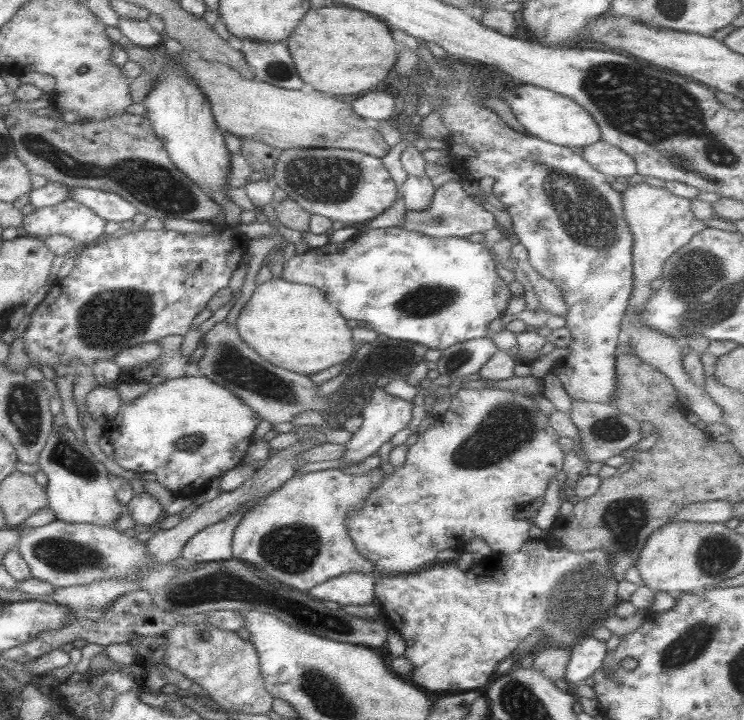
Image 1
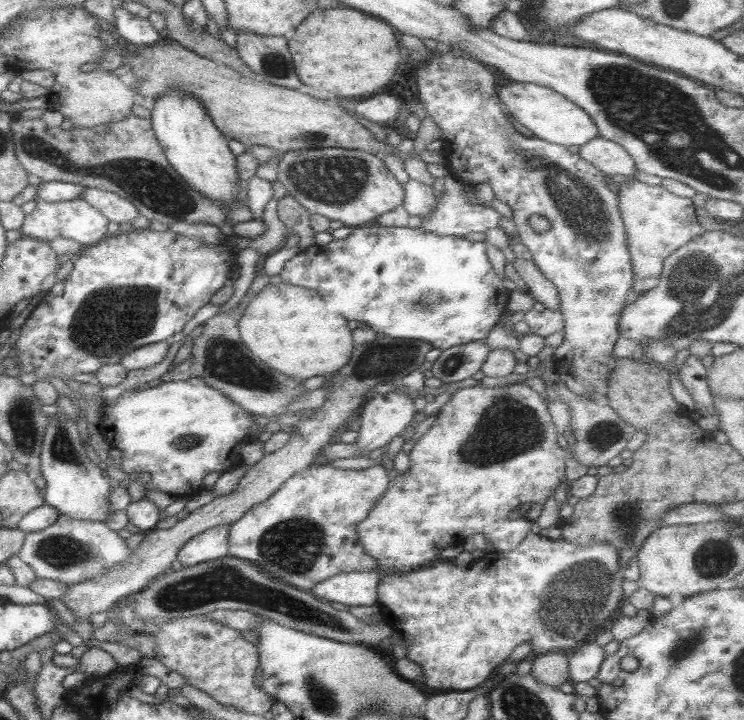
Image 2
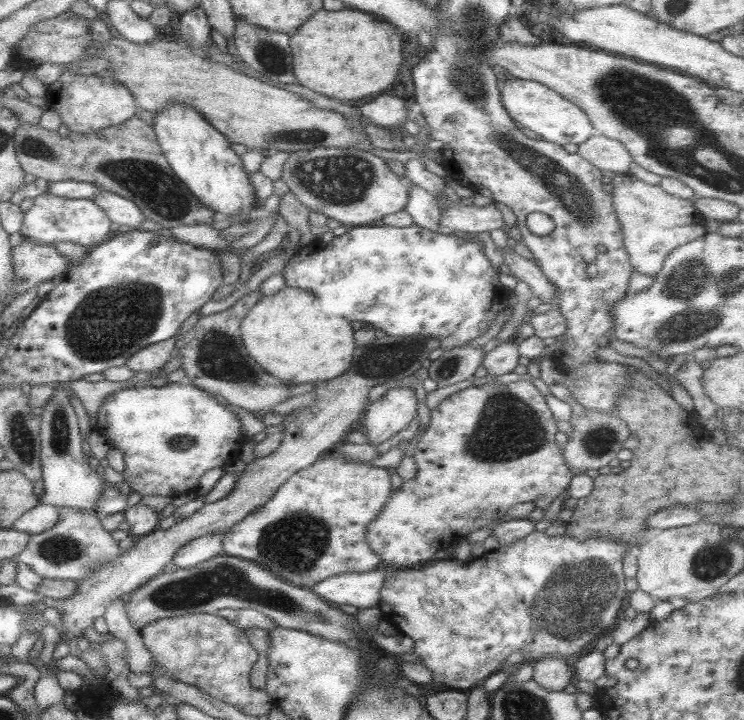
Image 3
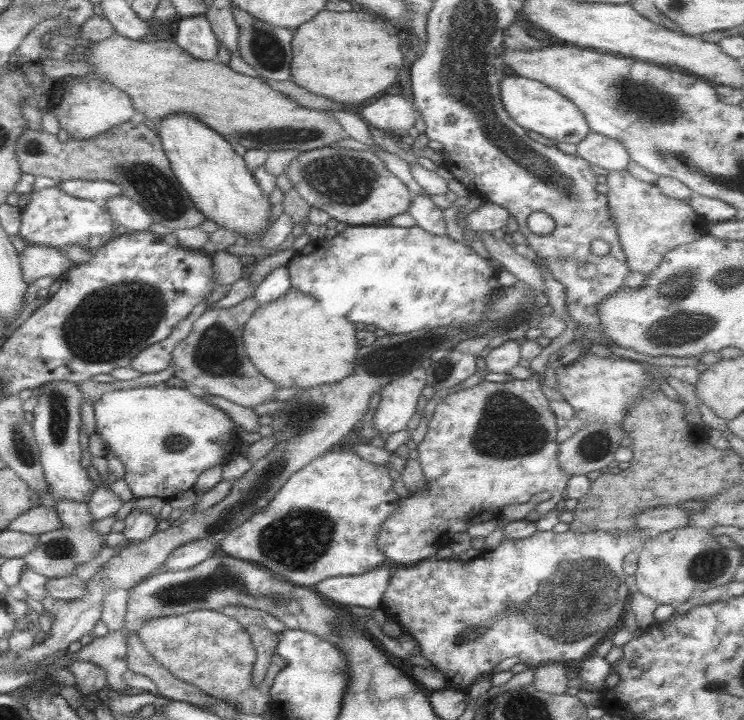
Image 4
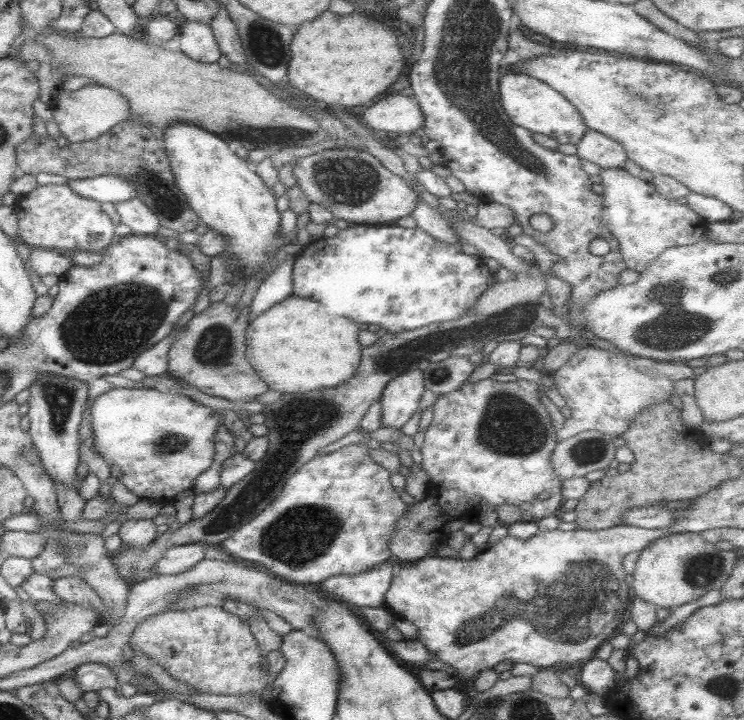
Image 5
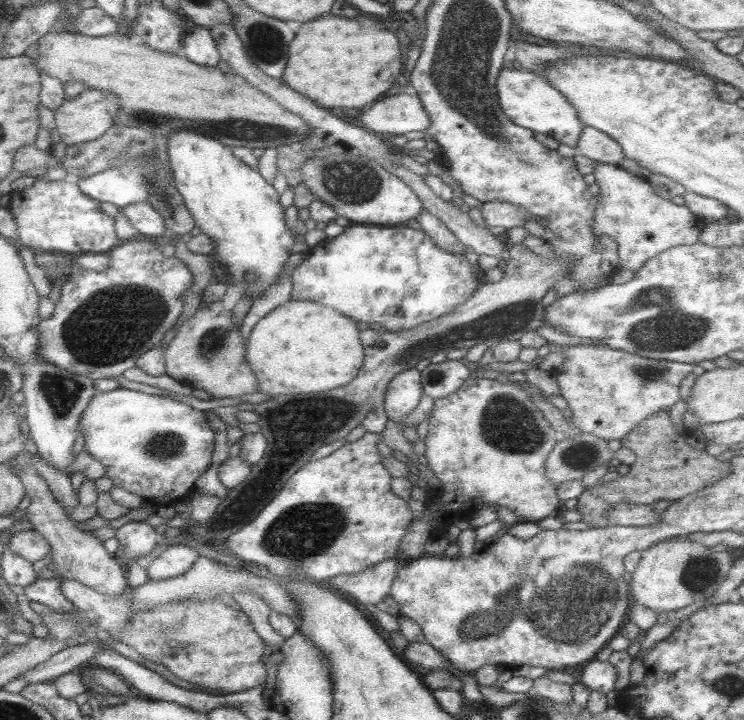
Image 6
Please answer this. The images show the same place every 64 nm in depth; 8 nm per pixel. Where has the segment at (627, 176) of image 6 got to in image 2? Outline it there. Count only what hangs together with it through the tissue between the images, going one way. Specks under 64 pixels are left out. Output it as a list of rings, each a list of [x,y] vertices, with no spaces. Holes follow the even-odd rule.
[[[627,180],[617,184],[617,209],[621,215],[627,252],[635,279],[659,276],[662,262],[674,250],[702,233],[691,199],[670,194],[660,184],[649,185]]]

